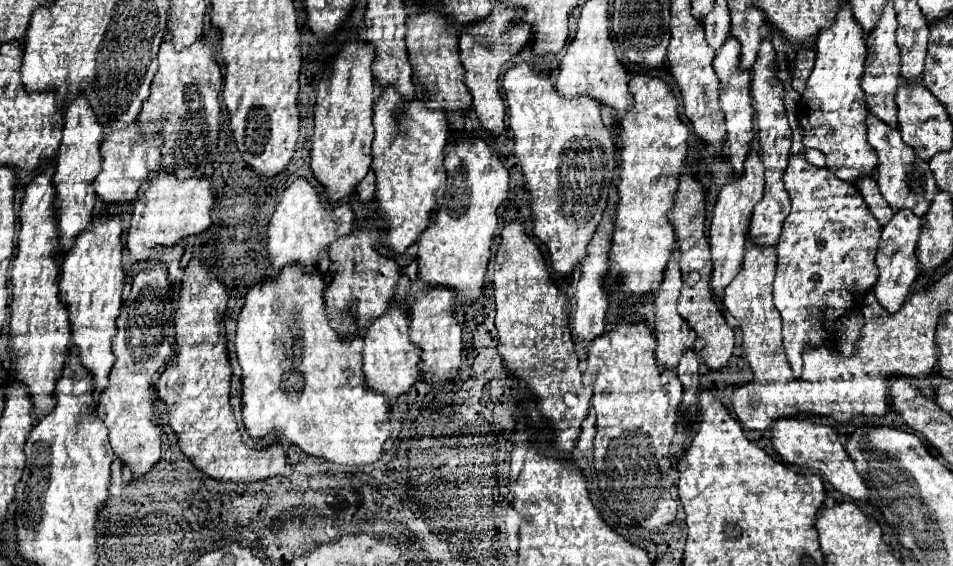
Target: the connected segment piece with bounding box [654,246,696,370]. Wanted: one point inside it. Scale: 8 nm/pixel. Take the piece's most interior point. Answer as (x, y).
(673, 335)

